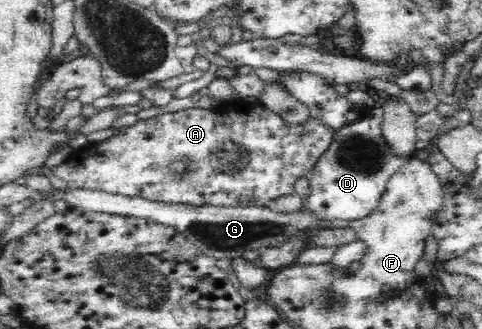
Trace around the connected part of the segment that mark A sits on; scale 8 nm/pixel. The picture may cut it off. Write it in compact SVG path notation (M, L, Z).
M262 104L255 106L255 108L249 108L249 110L218 110L217 108L203 110L203 108L189 108L188 110L181 110L181 112L169 112L169 114L159 114L159 116L147 118L147 120L139 120L134 126L123 128L119 133L104 141L88 143L78 150L72 149L65 162L61 162L59 166L47 167L47 170L57 176L57 178L65 180L67 188L103 191L131 198L141 197L155 202L168 202L180 205L266 206L274 198L293 193L295 182L299 178L307 177L307 174L315 166L319 157L328 149L332 140L331 129L327 129L327 125L323 122L318 122L315 118L310 117L301 126L294 126L281 118L279 114L263 108Z

